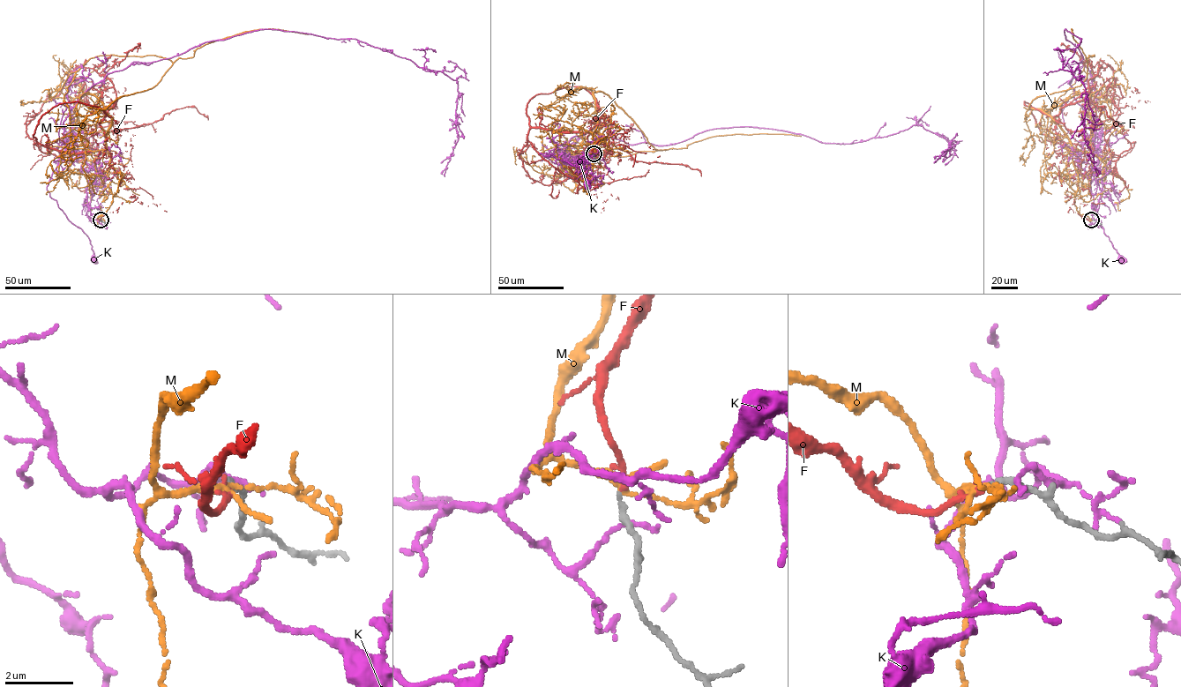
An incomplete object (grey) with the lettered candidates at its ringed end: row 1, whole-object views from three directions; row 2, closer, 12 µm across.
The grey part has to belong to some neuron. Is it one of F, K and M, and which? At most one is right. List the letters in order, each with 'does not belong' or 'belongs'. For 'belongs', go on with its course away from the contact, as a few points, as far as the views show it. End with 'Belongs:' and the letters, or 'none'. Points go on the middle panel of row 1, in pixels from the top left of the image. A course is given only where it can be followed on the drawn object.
F: belongs; it runs (594, 153), (629, 134), (619, 153), (601, 137), (532, 127), (529, 100), (586, 88), (618, 148), (701, 176)
K: does not belong
M: does not belong
Belongs: F

